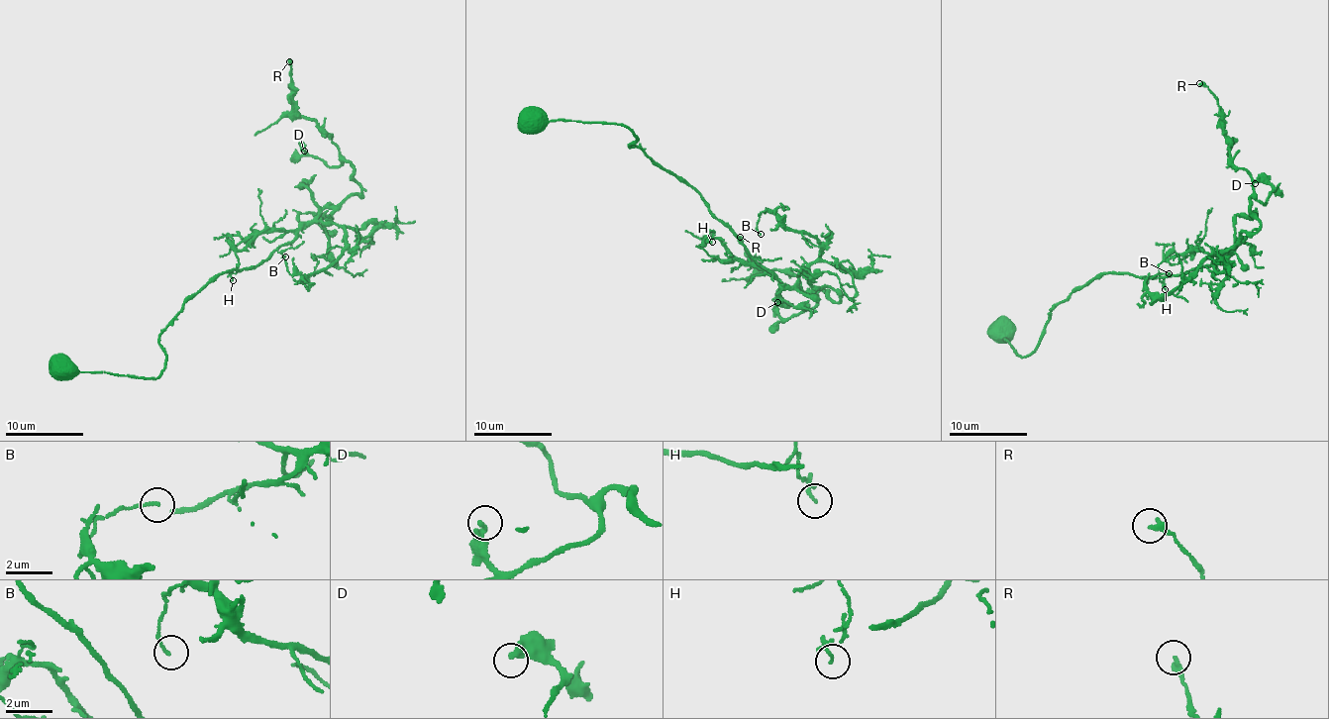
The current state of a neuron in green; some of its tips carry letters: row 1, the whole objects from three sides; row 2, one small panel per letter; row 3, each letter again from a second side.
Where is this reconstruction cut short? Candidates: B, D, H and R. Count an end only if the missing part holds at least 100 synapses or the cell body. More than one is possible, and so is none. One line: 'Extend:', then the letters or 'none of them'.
Extend: none of them

